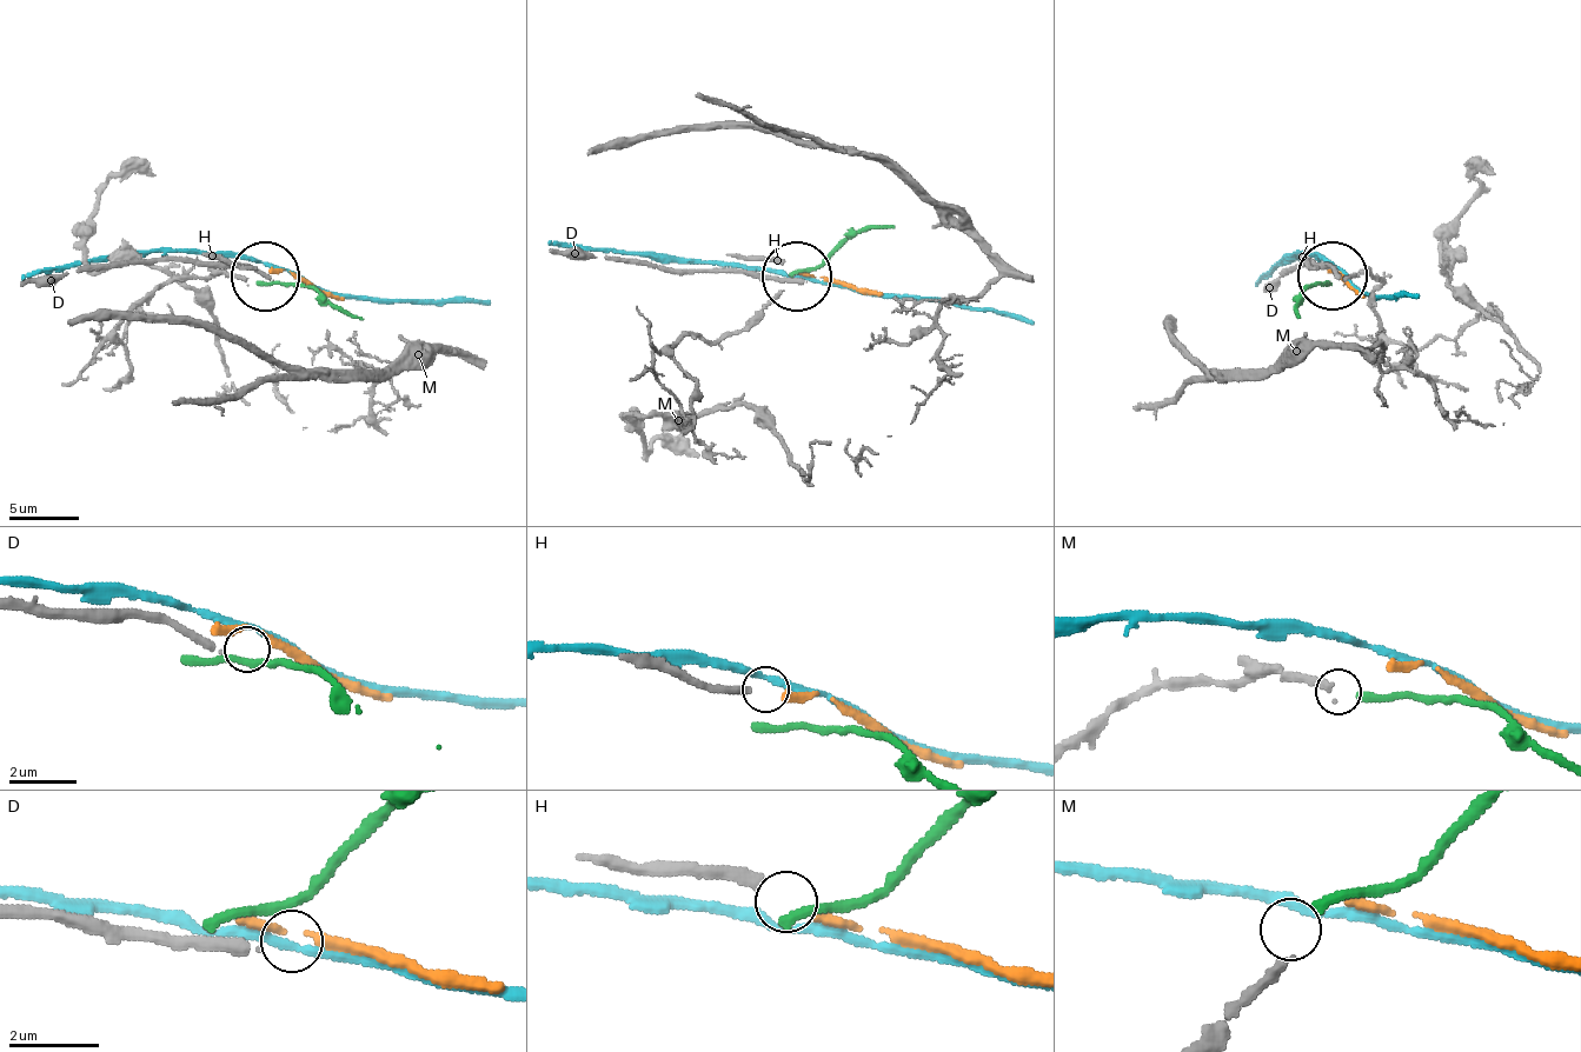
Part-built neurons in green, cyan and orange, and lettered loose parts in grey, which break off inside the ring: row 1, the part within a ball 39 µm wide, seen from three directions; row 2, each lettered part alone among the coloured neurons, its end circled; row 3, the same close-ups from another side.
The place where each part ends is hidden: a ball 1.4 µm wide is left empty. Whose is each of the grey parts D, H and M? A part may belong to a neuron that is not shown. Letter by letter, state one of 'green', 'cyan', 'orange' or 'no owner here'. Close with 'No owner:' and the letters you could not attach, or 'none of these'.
D: no owner here
H: orange
M: green
No owner: D

